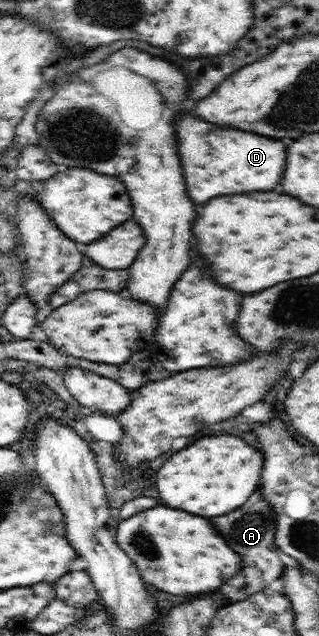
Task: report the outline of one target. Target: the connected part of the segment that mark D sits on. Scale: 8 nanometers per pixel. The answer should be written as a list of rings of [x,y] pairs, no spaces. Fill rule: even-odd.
[[[185,111],[176,123],[176,137],[188,195],[196,203],[206,203],[218,195],[270,191],[280,183],[280,165],[282,175],[286,169],[286,147],[280,141],[240,129],[212,127],[190,111]]]

